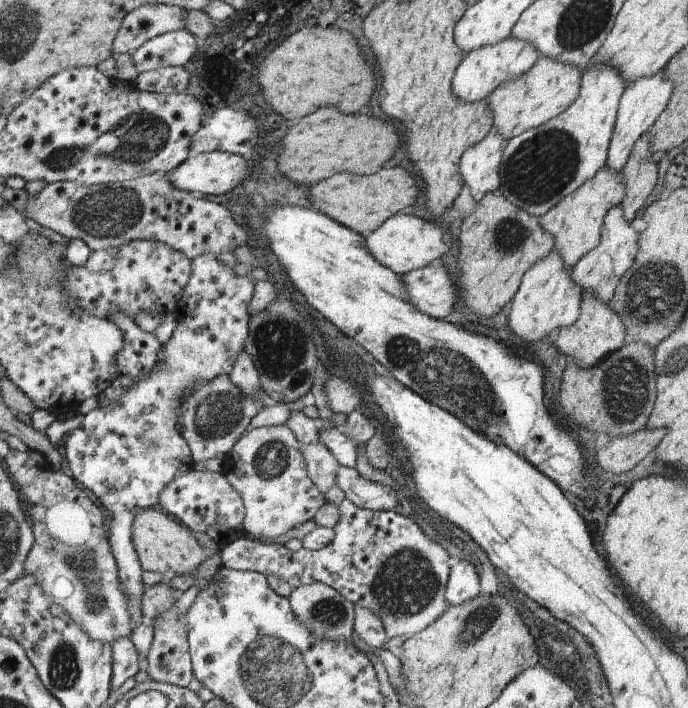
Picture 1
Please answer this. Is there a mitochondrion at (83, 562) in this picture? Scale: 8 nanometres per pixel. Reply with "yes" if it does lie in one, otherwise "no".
yes

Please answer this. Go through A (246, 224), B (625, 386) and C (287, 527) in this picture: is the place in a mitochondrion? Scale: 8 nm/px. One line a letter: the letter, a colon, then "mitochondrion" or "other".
A: other
B: mitochondrion
C: other

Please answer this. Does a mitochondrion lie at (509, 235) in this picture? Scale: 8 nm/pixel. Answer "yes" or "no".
yes

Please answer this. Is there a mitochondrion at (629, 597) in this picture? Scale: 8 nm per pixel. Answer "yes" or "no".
no

